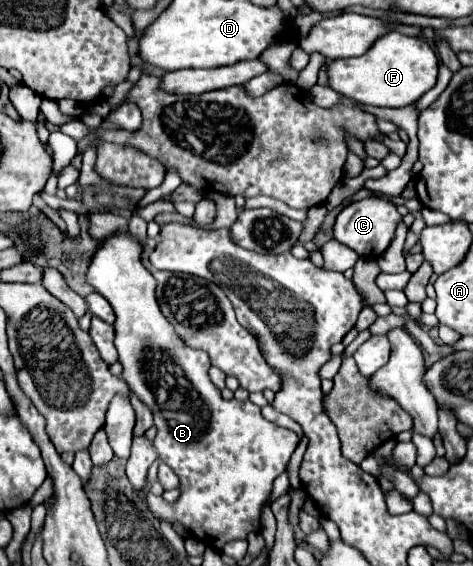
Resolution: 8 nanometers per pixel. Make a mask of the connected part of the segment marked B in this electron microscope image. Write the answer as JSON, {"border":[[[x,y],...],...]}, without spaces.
{"border":[[[116,234],[98,248],[86,278],[88,284],[92,284],[96,292],[100,292],[114,308],[114,344],[124,366],[122,378],[128,382],[132,394],[136,394],[152,410],[154,424],[158,426],[154,448],[160,460],[168,464],[180,478],[180,498],[174,504],[148,493],[150,512],[168,520],[170,524],[184,524],[198,540],[218,550],[230,540],[244,540],[250,532],[260,530],[260,516],[272,496],[272,482],[286,470],[288,460],[298,446],[298,436],[288,428],[268,422],[260,414],[260,408],[252,402],[222,398],[220,390],[208,378],[208,354],[204,354],[204,350],[192,350],[188,344],[184,344],[174,332],[172,324],[162,316],[154,296],[156,280],[140,262],[140,254],[140,242],[136,242],[130,234]]]}

